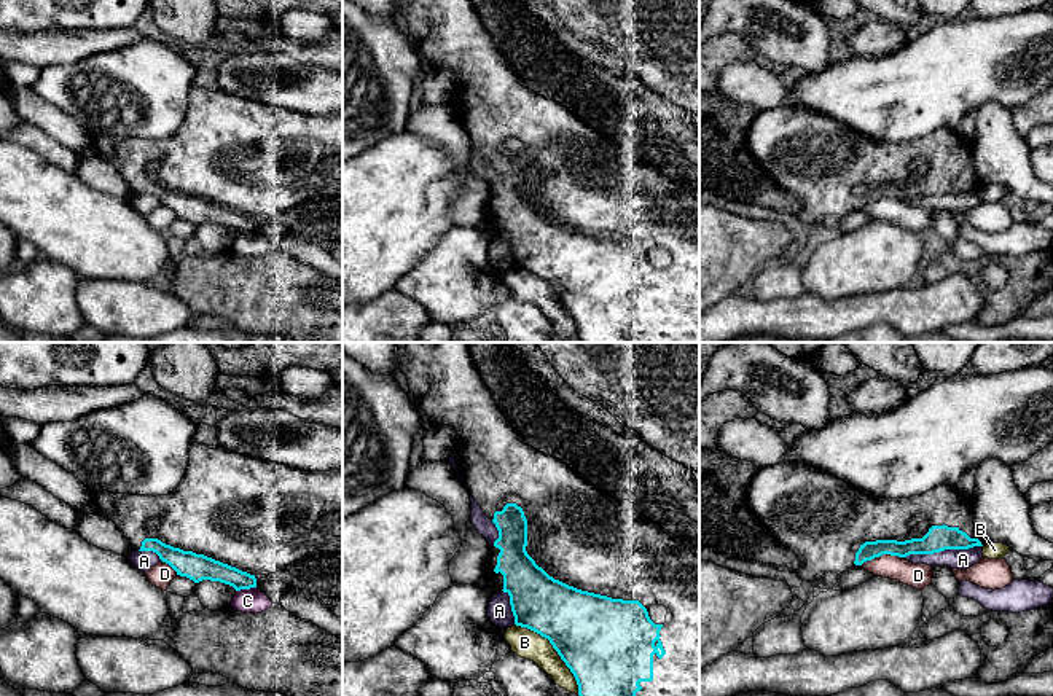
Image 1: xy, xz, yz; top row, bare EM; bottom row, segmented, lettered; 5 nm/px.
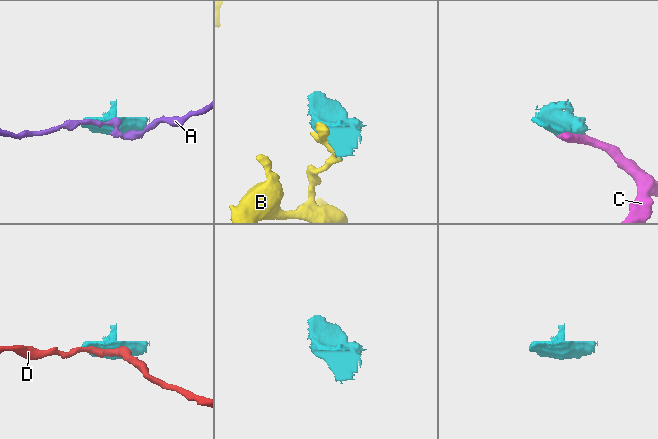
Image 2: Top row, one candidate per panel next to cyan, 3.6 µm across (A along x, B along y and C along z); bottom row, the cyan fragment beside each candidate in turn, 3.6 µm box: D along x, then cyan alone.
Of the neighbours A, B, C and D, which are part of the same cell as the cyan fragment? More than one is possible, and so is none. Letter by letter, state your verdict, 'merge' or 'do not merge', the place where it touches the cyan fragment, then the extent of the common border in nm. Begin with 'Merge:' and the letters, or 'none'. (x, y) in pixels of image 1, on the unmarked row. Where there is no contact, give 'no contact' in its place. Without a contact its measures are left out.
Merge: none
A: do not merge | yz (942, 193) | 400 nm
B: do not merge | xz (555, 292) | 480 nm
C: do not merge | xy (246, 231) | 110 nm
D: do not merge | yz (881, 198) | 220 nm

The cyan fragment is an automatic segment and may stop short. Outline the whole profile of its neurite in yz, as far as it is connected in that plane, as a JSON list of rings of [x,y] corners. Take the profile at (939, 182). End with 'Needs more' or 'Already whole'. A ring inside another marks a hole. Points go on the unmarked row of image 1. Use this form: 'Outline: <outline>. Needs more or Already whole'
Outline: [[[782,104],[758,111],[747,129],[750,154],[800,201],[798,220],[817,229],[824,217],[843,217],[883,197],[906,201],[983,190],[970,142],[938,129],[910,142],[871,142],[847,126],[804,107]]]. Needs more

